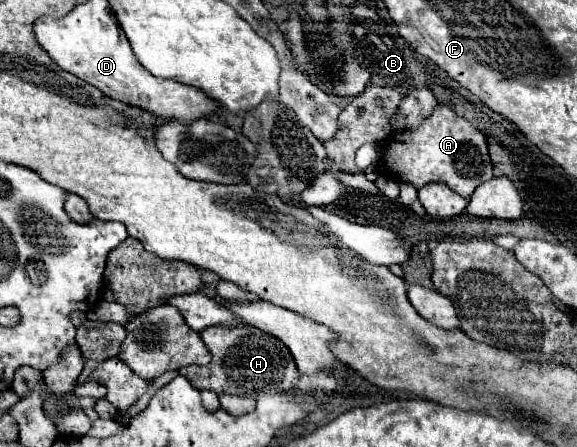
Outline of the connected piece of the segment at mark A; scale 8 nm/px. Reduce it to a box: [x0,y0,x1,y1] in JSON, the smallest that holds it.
[382,104,492,198]

